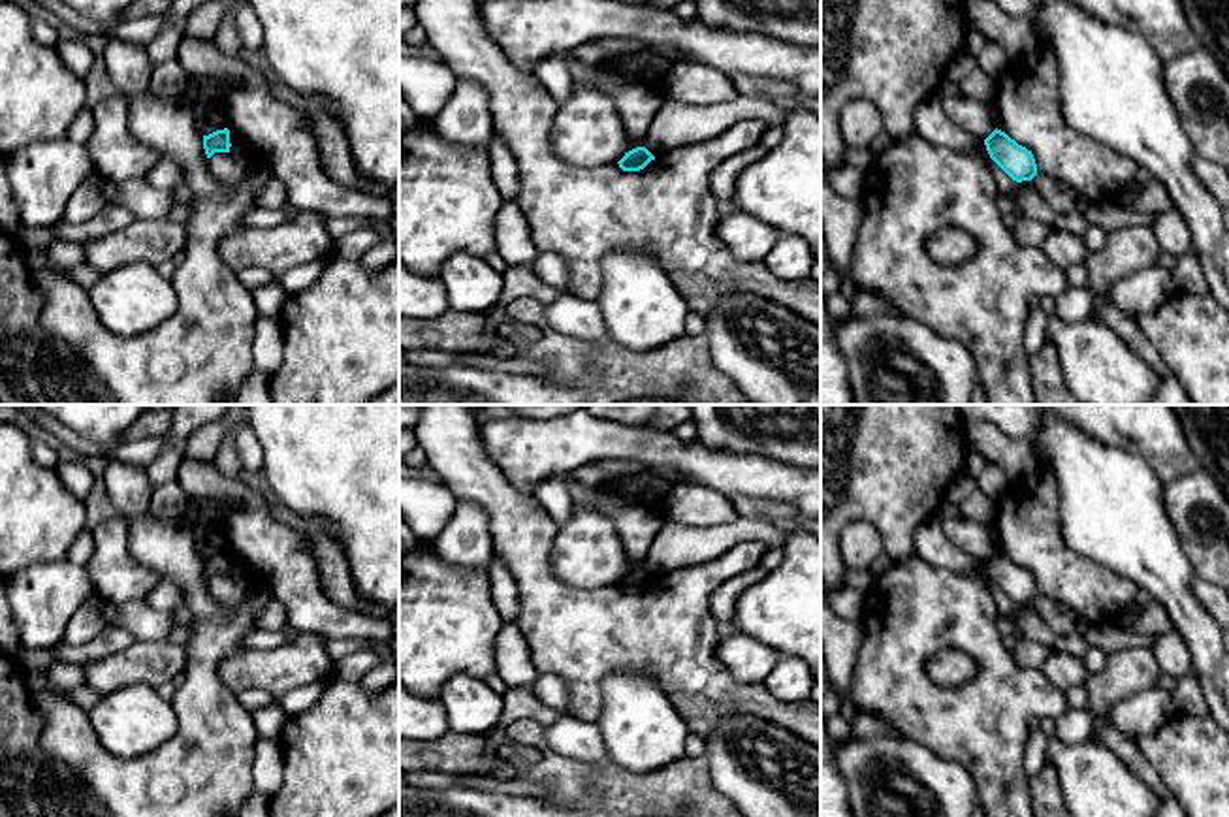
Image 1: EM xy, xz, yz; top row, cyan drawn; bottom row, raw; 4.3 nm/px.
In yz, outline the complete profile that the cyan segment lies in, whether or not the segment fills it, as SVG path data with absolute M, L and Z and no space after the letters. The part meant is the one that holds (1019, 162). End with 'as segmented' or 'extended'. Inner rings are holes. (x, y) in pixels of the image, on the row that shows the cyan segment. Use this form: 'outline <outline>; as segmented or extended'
outline M994 130L984 139L990 158L1016 183L1031 181L1037 175L1037 164L1026 147L1018 145L1005 132Z; as segmented

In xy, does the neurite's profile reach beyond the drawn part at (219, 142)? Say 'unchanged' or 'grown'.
unchanged

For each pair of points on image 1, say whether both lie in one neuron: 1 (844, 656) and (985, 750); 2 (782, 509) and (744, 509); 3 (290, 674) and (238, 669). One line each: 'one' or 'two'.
1: two
2: one
3: one

